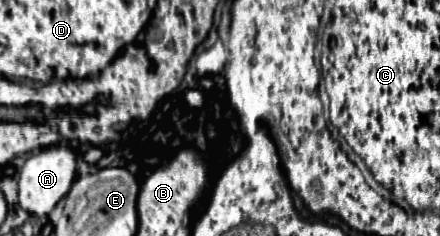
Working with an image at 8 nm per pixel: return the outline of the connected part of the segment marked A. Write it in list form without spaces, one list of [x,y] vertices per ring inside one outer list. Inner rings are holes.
[[[54,145],[36,155],[30,155],[20,171],[18,181],[18,199],[22,209],[38,217],[46,217],[54,209],[54,205],[68,193],[74,179],[76,179],[76,151],[72,147]]]

